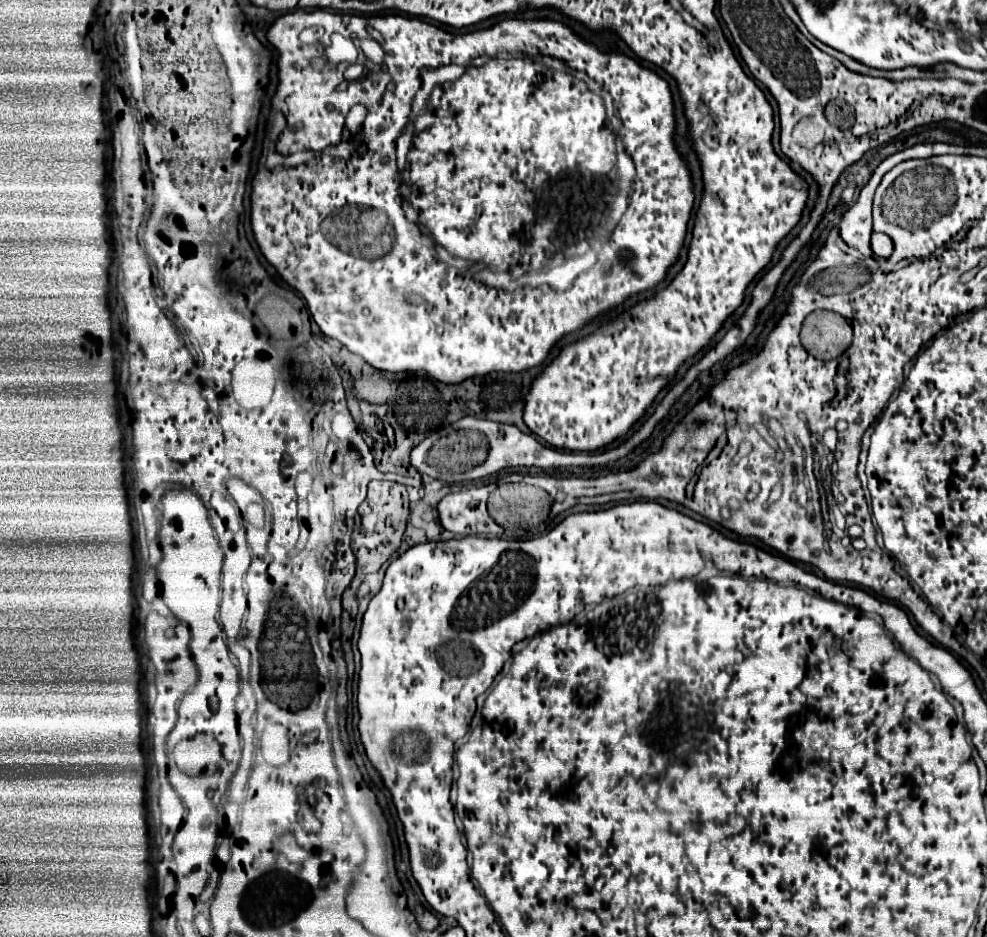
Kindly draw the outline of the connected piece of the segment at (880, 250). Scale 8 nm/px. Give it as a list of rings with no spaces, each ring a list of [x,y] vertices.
[[[872,234],[872,240],[870,240],[870,248],[874,252],[874,256],[878,258],[888,258],[892,254],[892,240],[886,236],[886,234]]]

